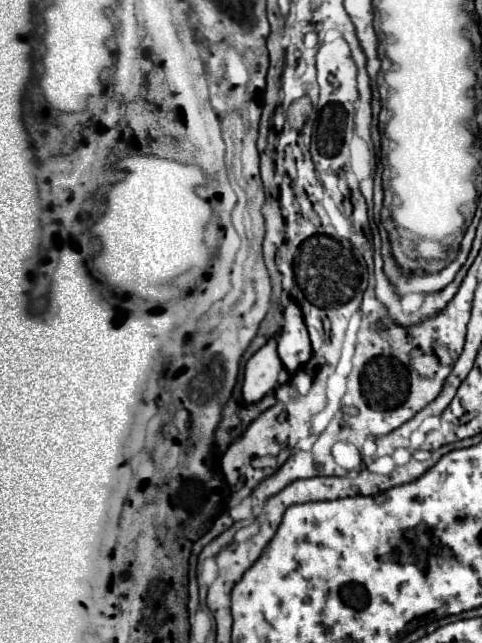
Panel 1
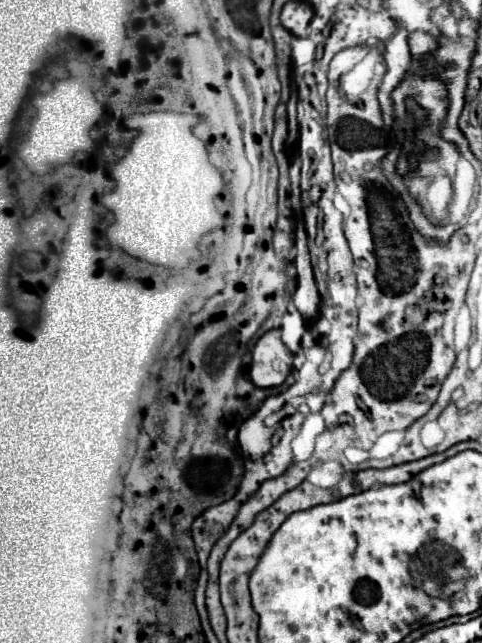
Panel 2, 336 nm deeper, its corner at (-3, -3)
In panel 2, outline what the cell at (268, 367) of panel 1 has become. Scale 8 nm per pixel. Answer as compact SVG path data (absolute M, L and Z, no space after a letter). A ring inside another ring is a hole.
M269 330L259 338L253 350L251 382L257 388L273 388L285 382L293 368L293 354L281 342L279 330Z

